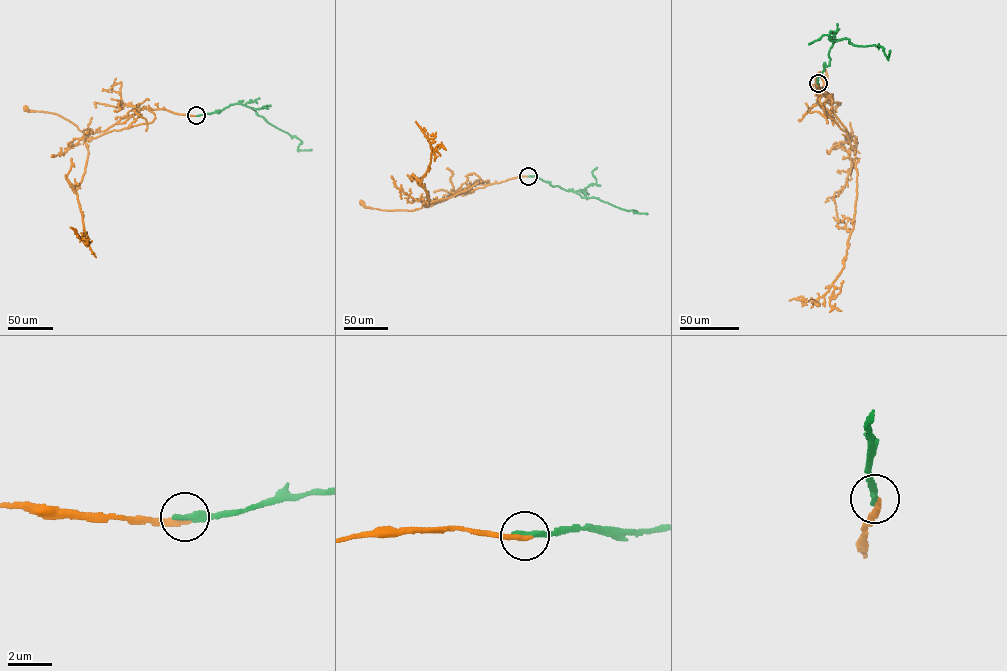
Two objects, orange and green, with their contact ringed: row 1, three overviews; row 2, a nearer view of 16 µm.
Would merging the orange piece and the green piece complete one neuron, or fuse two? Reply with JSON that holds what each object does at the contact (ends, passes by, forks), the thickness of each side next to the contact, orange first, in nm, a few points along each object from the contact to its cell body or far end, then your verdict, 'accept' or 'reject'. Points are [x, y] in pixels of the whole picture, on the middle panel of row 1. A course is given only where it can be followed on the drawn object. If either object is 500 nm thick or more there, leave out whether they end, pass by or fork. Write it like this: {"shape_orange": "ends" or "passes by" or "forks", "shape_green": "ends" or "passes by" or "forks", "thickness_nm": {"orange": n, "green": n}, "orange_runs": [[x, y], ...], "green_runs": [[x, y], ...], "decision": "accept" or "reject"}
{"shape_orange": "ends", "shape_green": "ends", "thickness_nm": {"orange": 280, "green": 360}, "orange_runs": [[528, 176], [456, 193], [413, 210], [380, 210], [362, 203]], "green_runs": [[528, 176], [535, 176], [582, 197], [596, 198], [625, 210], [647, 214]], "decision": "reject"}

